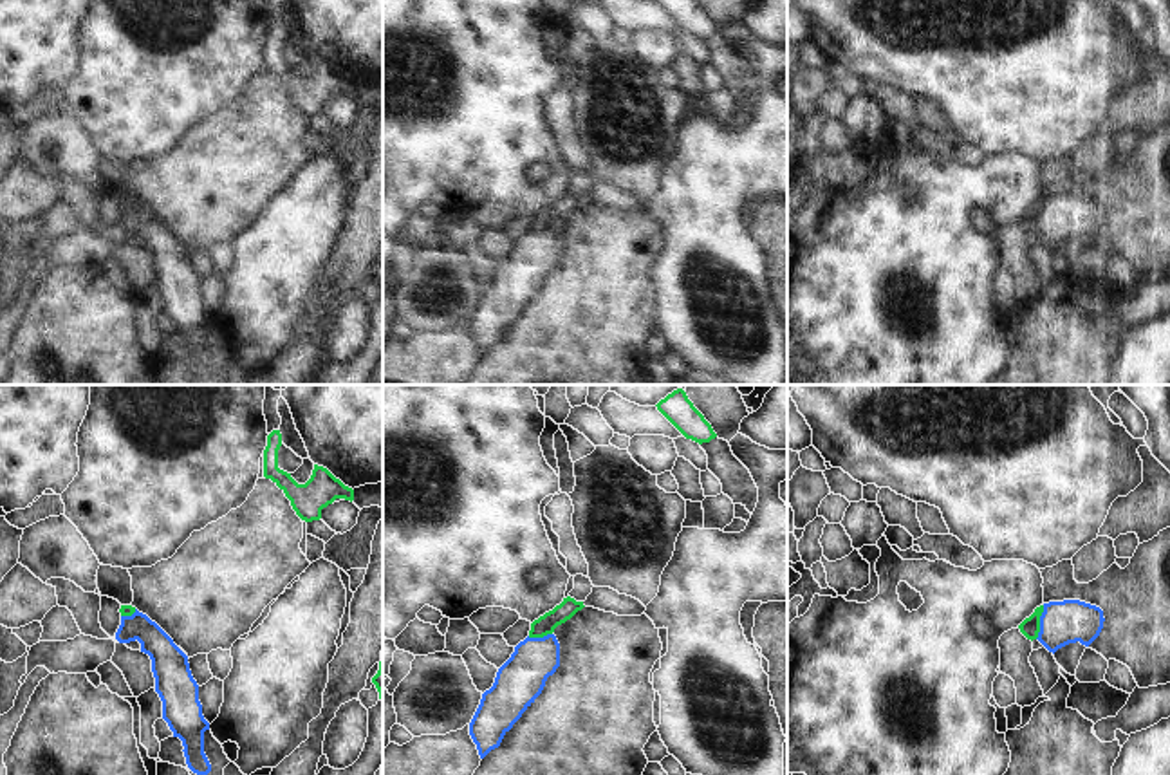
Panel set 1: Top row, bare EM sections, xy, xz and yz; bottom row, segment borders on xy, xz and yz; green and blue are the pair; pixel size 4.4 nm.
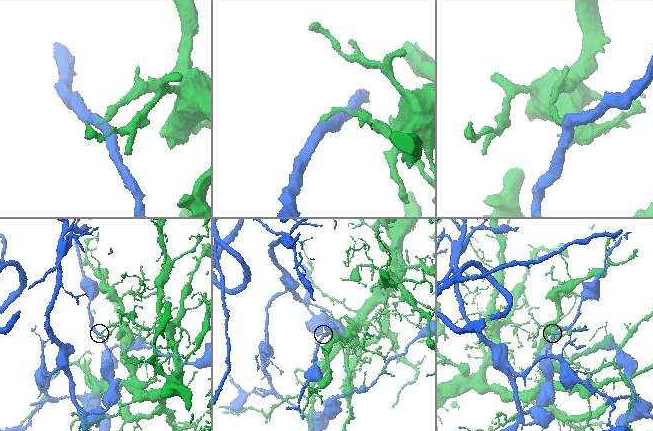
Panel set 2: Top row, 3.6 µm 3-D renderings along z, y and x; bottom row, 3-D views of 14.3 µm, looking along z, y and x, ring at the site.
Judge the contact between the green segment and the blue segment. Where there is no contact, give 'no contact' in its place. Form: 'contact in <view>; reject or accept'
contact in yz; reject

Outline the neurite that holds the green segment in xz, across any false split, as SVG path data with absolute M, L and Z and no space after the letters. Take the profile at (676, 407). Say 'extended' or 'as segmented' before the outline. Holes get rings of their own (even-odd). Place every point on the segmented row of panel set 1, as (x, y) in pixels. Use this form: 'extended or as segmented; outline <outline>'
as segmented; outline M682 388L668 394L655 406L686 439L702 444L717 437L711 425L693 406Z

